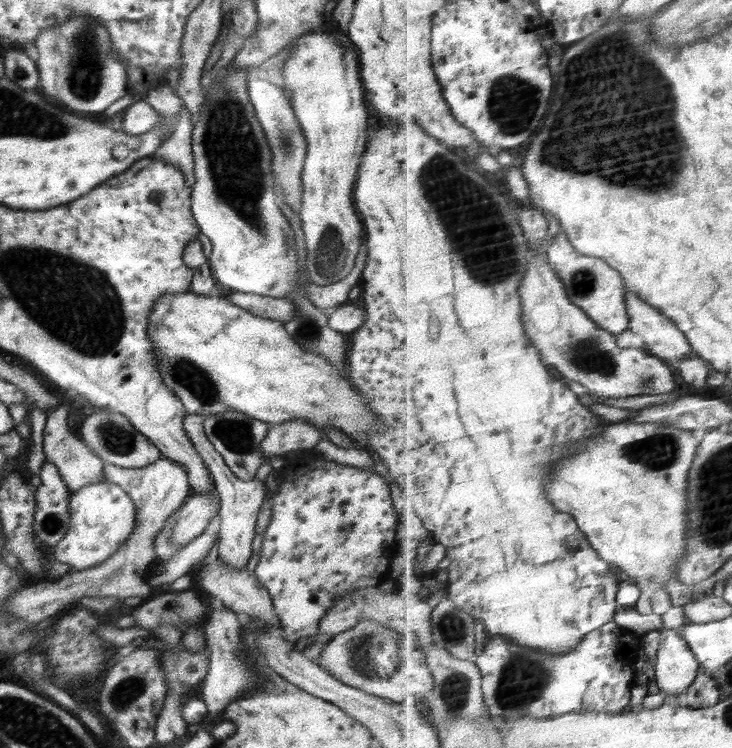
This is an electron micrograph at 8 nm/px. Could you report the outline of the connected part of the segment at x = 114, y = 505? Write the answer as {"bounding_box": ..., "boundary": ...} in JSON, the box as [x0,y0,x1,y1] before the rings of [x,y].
{"bounding_box":[50,480,136,572],"boundary":[[[106,480],[99,484],[82,486],[70,493],[68,514],[70,525],[64,538],[50,549],[50,556],[58,562],[68,564],[70,571],[75,572],[102,564],[108,556],[120,549],[136,526],[136,511],[132,499],[118,484]]]}

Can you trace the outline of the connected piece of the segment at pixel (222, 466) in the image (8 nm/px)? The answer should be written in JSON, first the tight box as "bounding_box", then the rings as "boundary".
{"bounding_box":[182,413,267,570],"boundary":[[[186,413],[184,421],[182,421],[182,428],[184,428],[186,436],[190,438],[194,450],[200,454],[206,470],[210,472],[213,488],[220,499],[218,511],[220,526],[218,526],[217,535],[218,546],[215,547],[215,550],[220,554],[222,564],[226,564],[232,570],[244,570],[244,568],[247,568],[248,560],[252,556],[252,540],[256,534],[256,519],[258,519],[258,513],[263,506],[267,487],[262,480],[255,478],[249,481],[239,479],[230,470],[230,467],[226,466],[223,456],[216,451],[204,432],[204,419],[205,416],[200,414]]]}

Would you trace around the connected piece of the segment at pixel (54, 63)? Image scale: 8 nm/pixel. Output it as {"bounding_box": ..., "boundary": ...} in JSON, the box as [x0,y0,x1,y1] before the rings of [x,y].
{"bounding_box":[34,17,128,112],"boundary":[[[68,17],[62,23],[54,23],[40,31],[34,44],[39,52],[37,66],[42,88],[54,100],[70,108],[78,108],[76,112],[104,112],[128,91],[126,61],[116,57],[108,29],[102,21],[88,17]]]}

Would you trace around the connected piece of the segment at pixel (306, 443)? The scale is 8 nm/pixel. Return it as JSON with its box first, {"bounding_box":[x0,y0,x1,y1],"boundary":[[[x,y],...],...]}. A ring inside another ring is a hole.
{"bounding_box":[260,419,325,460],"boundary":[[[290,419],[271,425],[260,444],[260,451],[266,460],[272,455],[283,455],[290,451],[304,453],[313,450],[323,438],[325,431],[306,419]]]}

